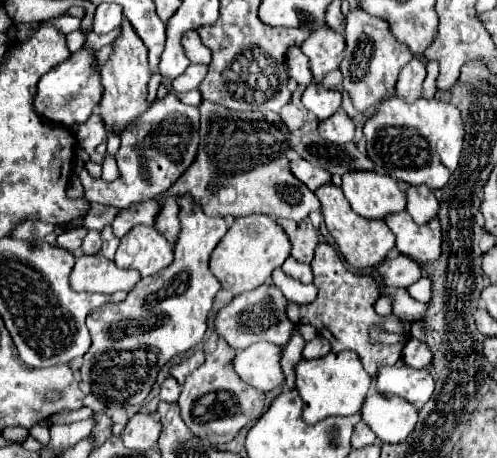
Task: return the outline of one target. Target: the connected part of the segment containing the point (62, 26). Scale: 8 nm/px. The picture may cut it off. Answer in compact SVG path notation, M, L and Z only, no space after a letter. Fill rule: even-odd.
M64 14L64 16L58 16L54 20L54 26L58 26L58 30L62 30L64 34L68 34L68 32L74 32L74 30L80 28L80 20L72 18L70 14Z

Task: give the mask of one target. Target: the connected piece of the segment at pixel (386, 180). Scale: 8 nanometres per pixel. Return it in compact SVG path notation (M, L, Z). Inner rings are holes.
M346 172L342 176L340 188L348 198L352 210L364 218L384 218L390 212L400 212L406 208L406 194L398 188L396 180L380 172Z

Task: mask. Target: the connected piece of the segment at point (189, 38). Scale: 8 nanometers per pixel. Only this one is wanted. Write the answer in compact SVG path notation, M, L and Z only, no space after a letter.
M186 32L186 36L182 36L182 46L186 48L186 56L192 64L210 64L212 52L202 44L198 32Z

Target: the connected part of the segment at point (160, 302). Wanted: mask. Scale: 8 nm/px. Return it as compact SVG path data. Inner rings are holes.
M190 194L180 196L178 204L180 204L180 212L178 212L180 234L178 234L178 240L174 246L174 262L168 268L160 270L158 274L142 278L128 292L126 300L122 300L118 304L104 304L102 308L90 312L90 316L86 318L86 326L92 336L92 346L84 354L84 364L80 368L80 376L84 382L90 384L90 392L106 406L140 404L148 396L152 384L156 382L158 370L170 358L188 352L190 348L200 344L204 338L208 310L212 308L214 296L220 290L216 276L208 268L208 258L210 258L212 250L216 248L216 244L224 238L228 226L222 216L206 216Z

